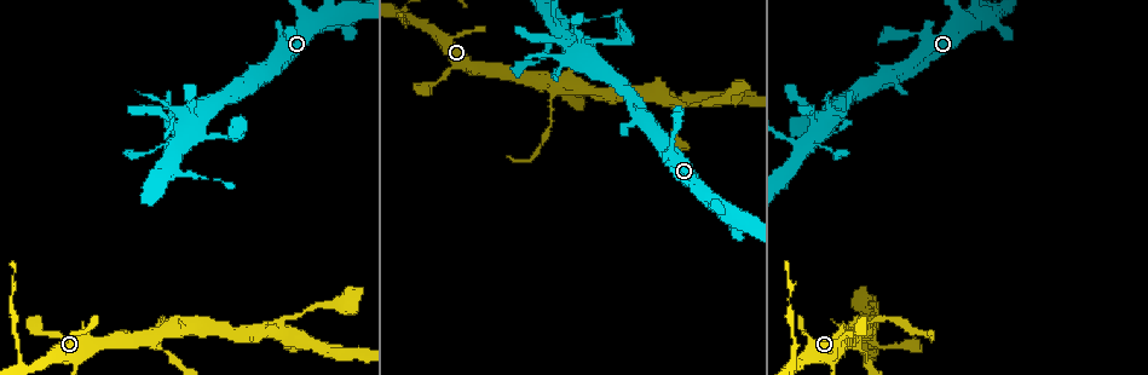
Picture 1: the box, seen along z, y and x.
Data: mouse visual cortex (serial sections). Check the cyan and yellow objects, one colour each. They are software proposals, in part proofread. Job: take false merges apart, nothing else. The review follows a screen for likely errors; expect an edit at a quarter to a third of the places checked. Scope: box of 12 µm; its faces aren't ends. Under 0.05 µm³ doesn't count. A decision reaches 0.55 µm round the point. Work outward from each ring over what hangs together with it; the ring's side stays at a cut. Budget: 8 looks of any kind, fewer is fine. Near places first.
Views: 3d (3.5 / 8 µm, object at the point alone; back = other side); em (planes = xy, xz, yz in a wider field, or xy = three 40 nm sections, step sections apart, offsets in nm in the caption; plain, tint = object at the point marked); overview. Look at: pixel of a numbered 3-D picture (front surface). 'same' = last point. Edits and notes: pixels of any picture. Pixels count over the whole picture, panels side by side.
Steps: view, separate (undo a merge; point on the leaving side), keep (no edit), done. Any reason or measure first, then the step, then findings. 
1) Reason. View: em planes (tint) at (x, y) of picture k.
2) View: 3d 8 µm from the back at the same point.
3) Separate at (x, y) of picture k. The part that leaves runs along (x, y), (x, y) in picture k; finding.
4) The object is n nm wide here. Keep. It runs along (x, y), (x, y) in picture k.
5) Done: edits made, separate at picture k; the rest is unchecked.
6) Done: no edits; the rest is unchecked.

Narrows sharply. View: 3d 8 µm at (671, 143) of picture 1.

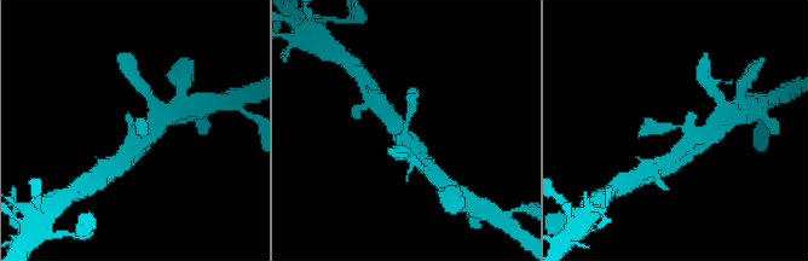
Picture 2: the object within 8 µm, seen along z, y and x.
Closer look. View: 3d 3.5 µm at (405, 122) of picture 2.

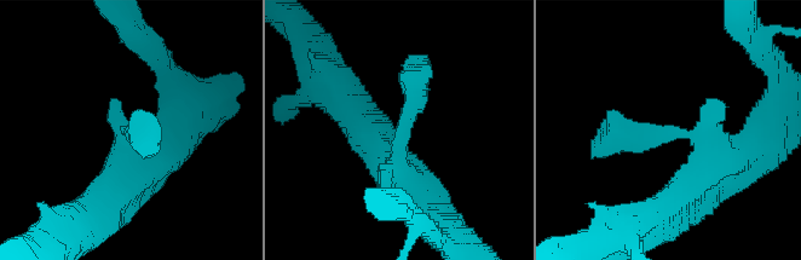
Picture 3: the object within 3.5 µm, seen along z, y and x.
The arms are 300, 500 nm wide; need the tissue. View: em xy step 5 (tint) at (128, 136) of picture 3.

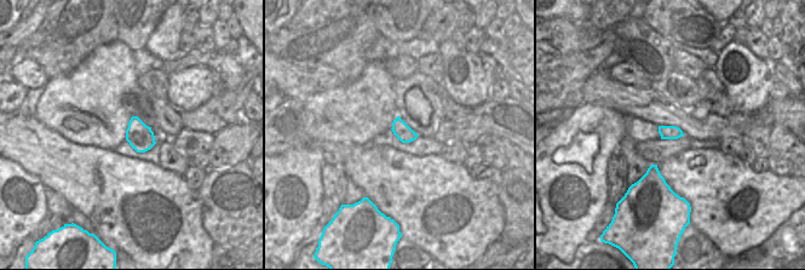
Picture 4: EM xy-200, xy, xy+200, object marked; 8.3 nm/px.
Keep. It runs along (737, 160), (693, 134), (601, 149) in picture 3; all the same cell.

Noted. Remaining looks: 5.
Thin neck. View: 3d 3.5 µm from the back at (614, 39) of picture 1.

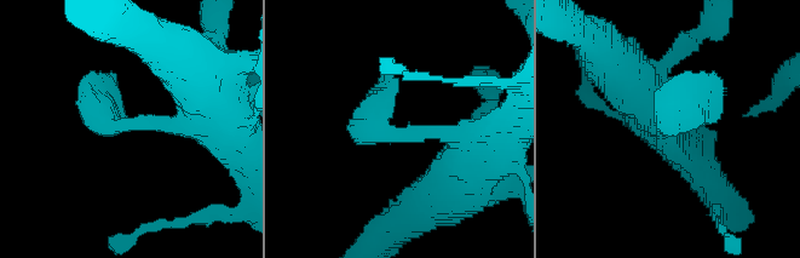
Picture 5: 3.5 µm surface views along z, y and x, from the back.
View: em xy step 3 (tint) at (396, 135) of picture 5.

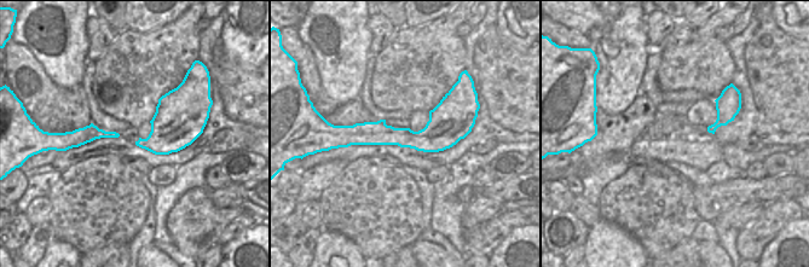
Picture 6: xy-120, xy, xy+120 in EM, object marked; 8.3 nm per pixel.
Keep. It runs along (468, 126), (342, 144) in picture 6; all the same cell.

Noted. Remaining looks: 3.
Sharp bend. View: em xy step 3 (tint) at (795, 352) of picture 1.

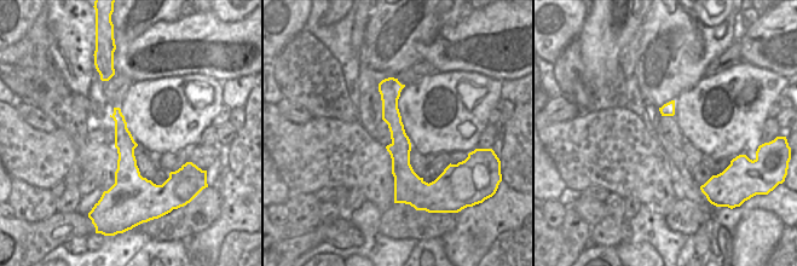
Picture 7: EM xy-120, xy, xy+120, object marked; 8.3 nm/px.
View: 3d 3.5 µm from the back at the same point.

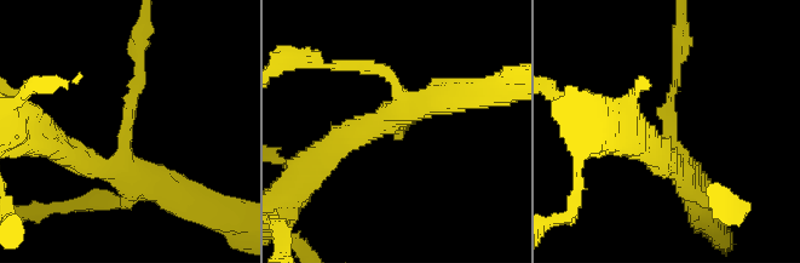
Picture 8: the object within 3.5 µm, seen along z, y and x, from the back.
The arms are 100, 350, 350 nm wide. Separate at (137, 86) of picture 8. The part that leaves runs along (126, 126), (140, 83), (144, 26) in picture 8; two cells meet here.

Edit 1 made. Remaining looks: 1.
Done: edits made, separate at picture 8; the rest is unchecked.

